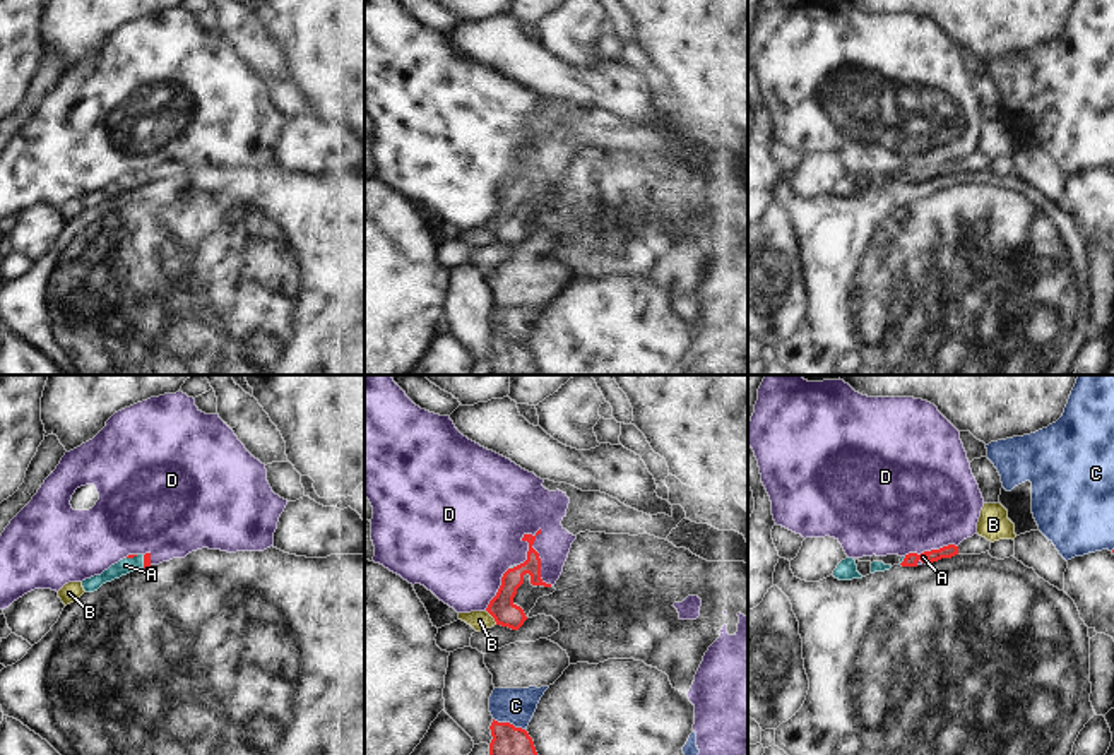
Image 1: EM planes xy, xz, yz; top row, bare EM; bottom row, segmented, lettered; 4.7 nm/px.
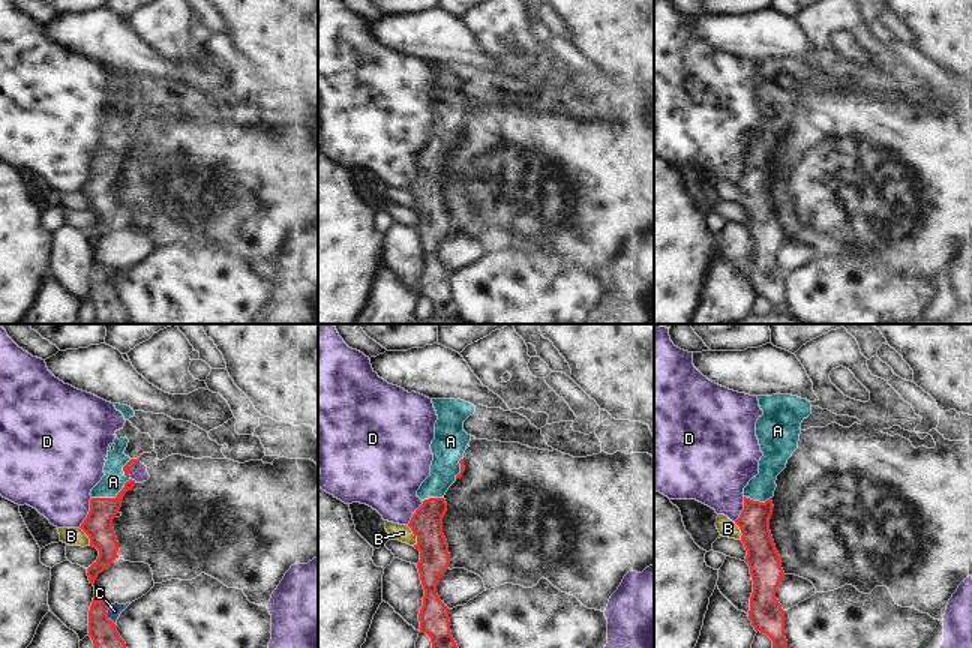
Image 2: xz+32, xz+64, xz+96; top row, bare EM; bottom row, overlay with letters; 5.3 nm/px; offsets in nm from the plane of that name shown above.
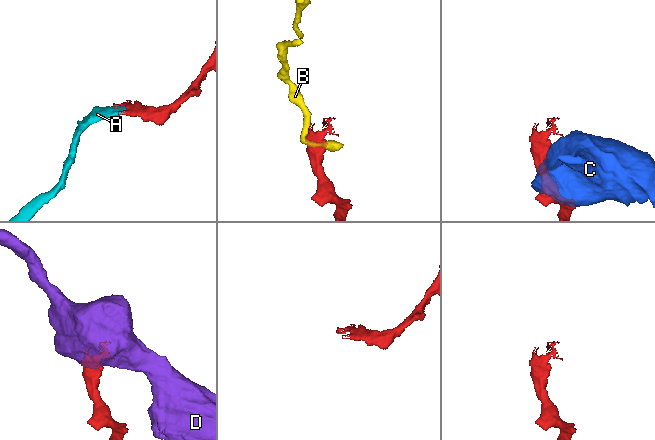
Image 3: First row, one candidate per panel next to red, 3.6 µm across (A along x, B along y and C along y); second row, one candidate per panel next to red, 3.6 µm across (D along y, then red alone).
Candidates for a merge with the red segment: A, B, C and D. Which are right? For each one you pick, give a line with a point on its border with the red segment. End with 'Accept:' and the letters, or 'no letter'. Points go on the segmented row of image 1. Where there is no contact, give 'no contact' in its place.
A: xy (144, 562)
Accept: A

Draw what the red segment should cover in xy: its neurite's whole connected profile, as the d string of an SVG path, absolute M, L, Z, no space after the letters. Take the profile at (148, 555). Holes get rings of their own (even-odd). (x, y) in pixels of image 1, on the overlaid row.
M151 553L145 555L128 555L127 558L120 560L118 563L111 565L101 575L94 575L91 579L82 580L82 587L86 592L98 591L103 584L120 579L130 572L139 568L151 567Z

